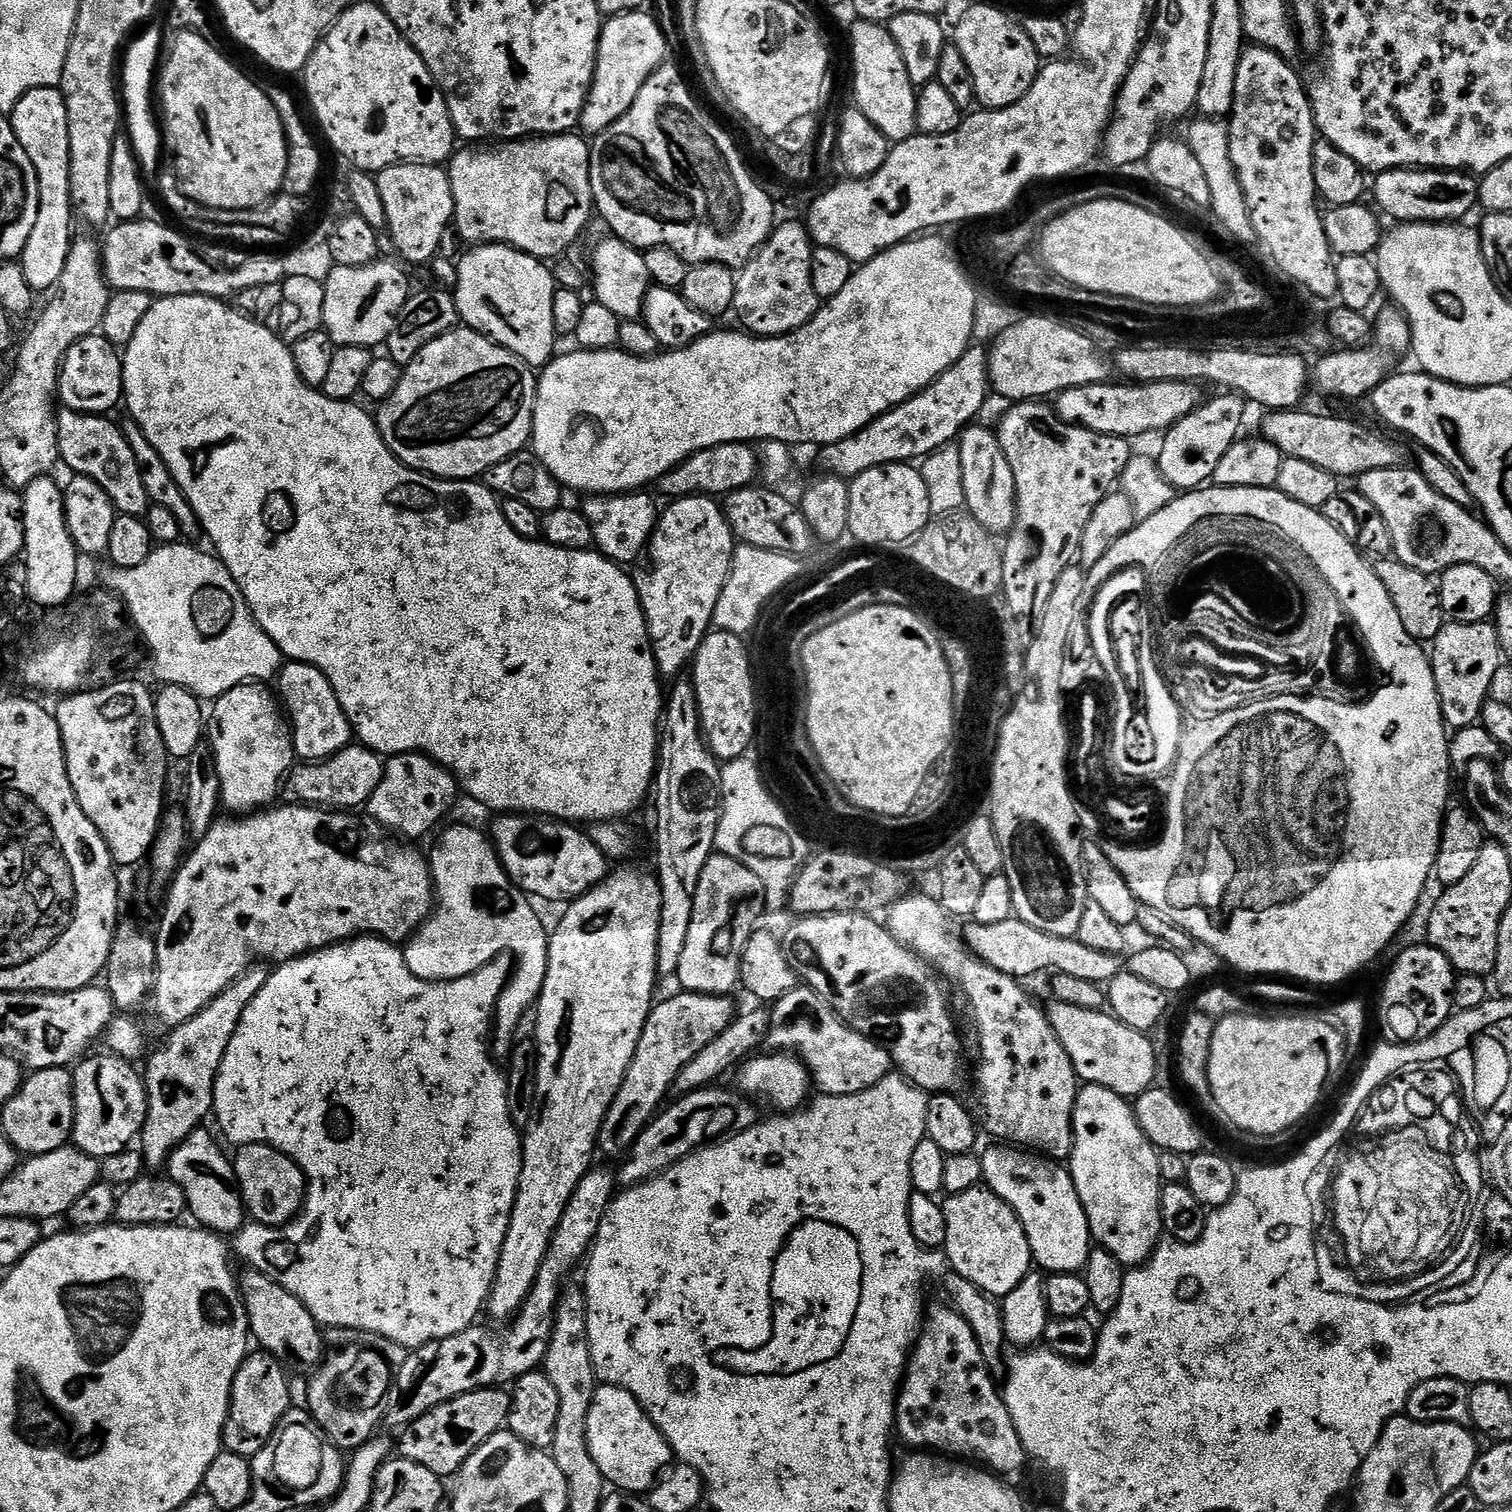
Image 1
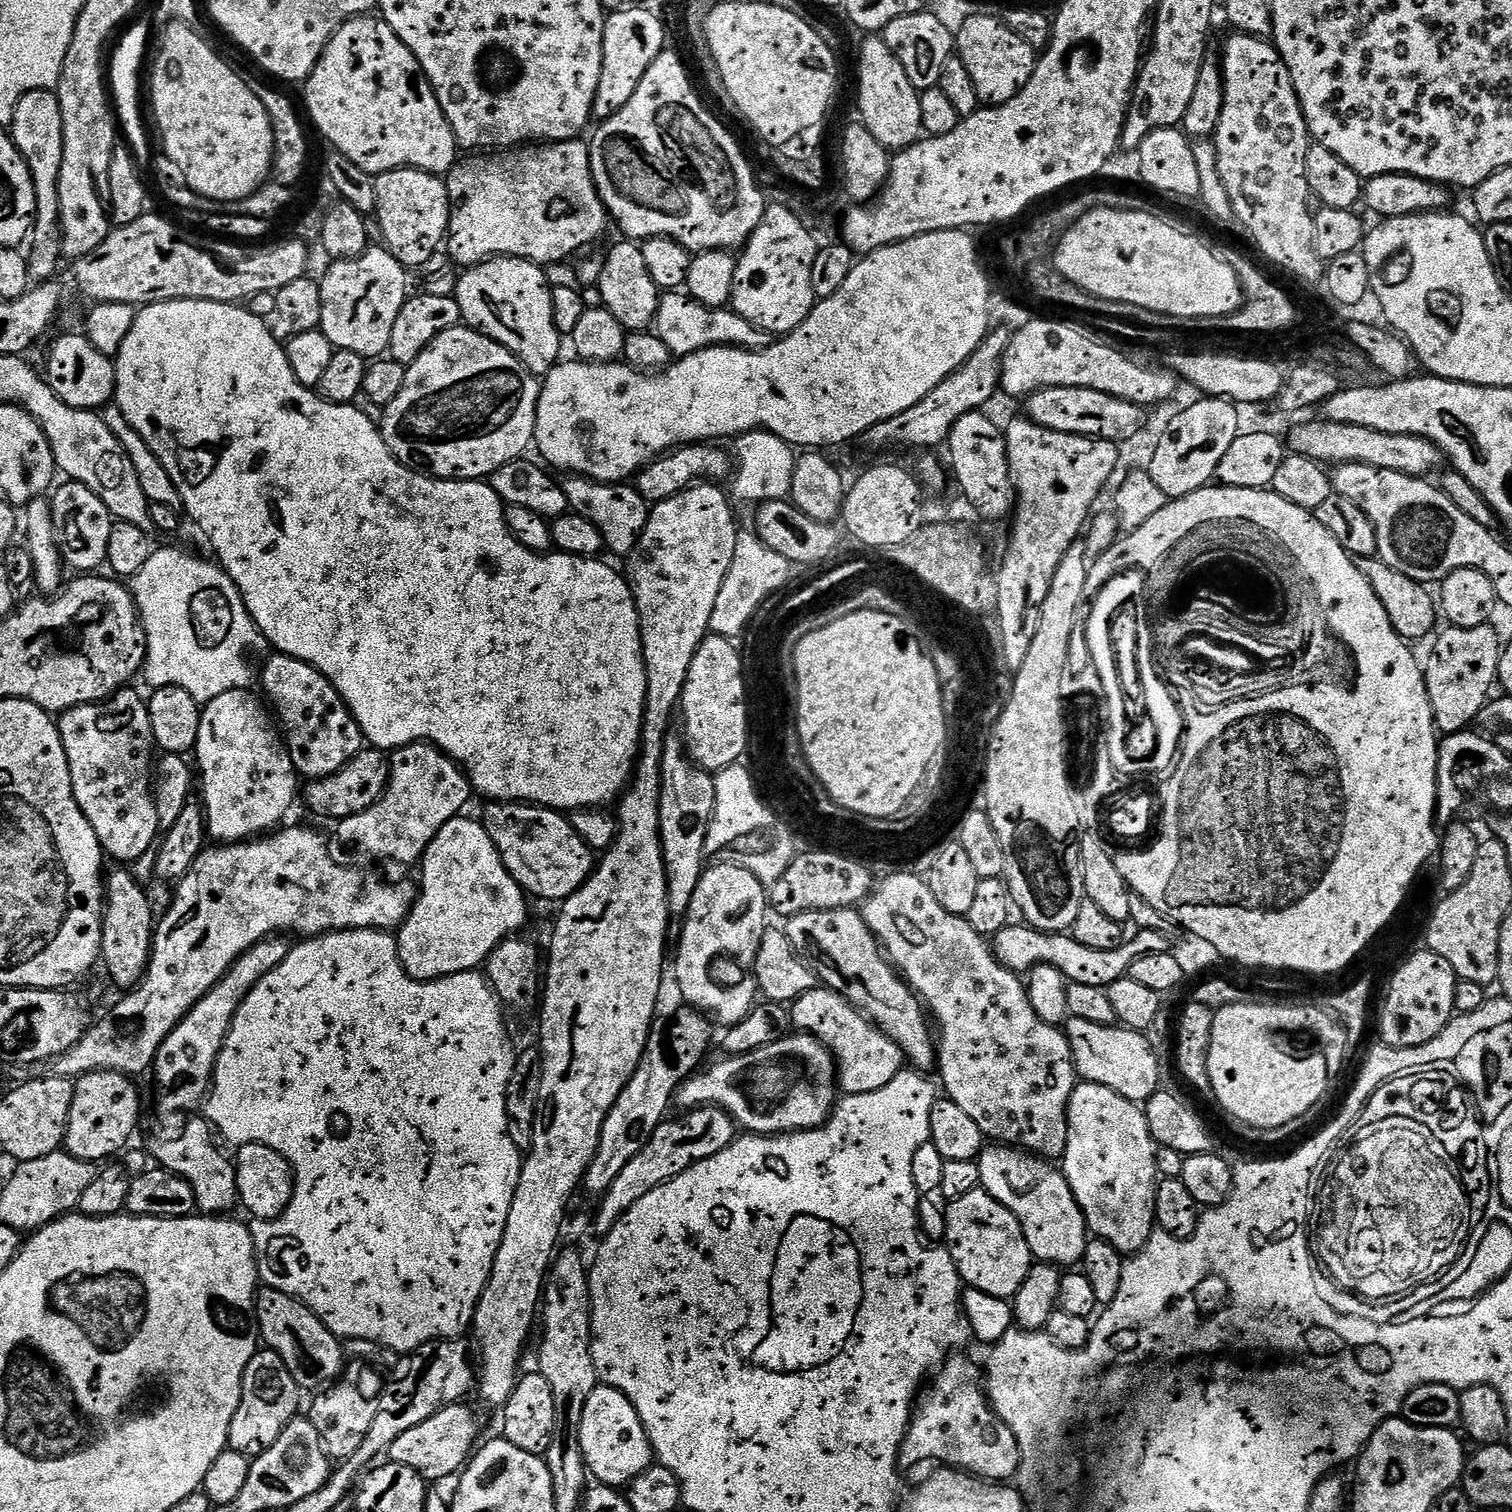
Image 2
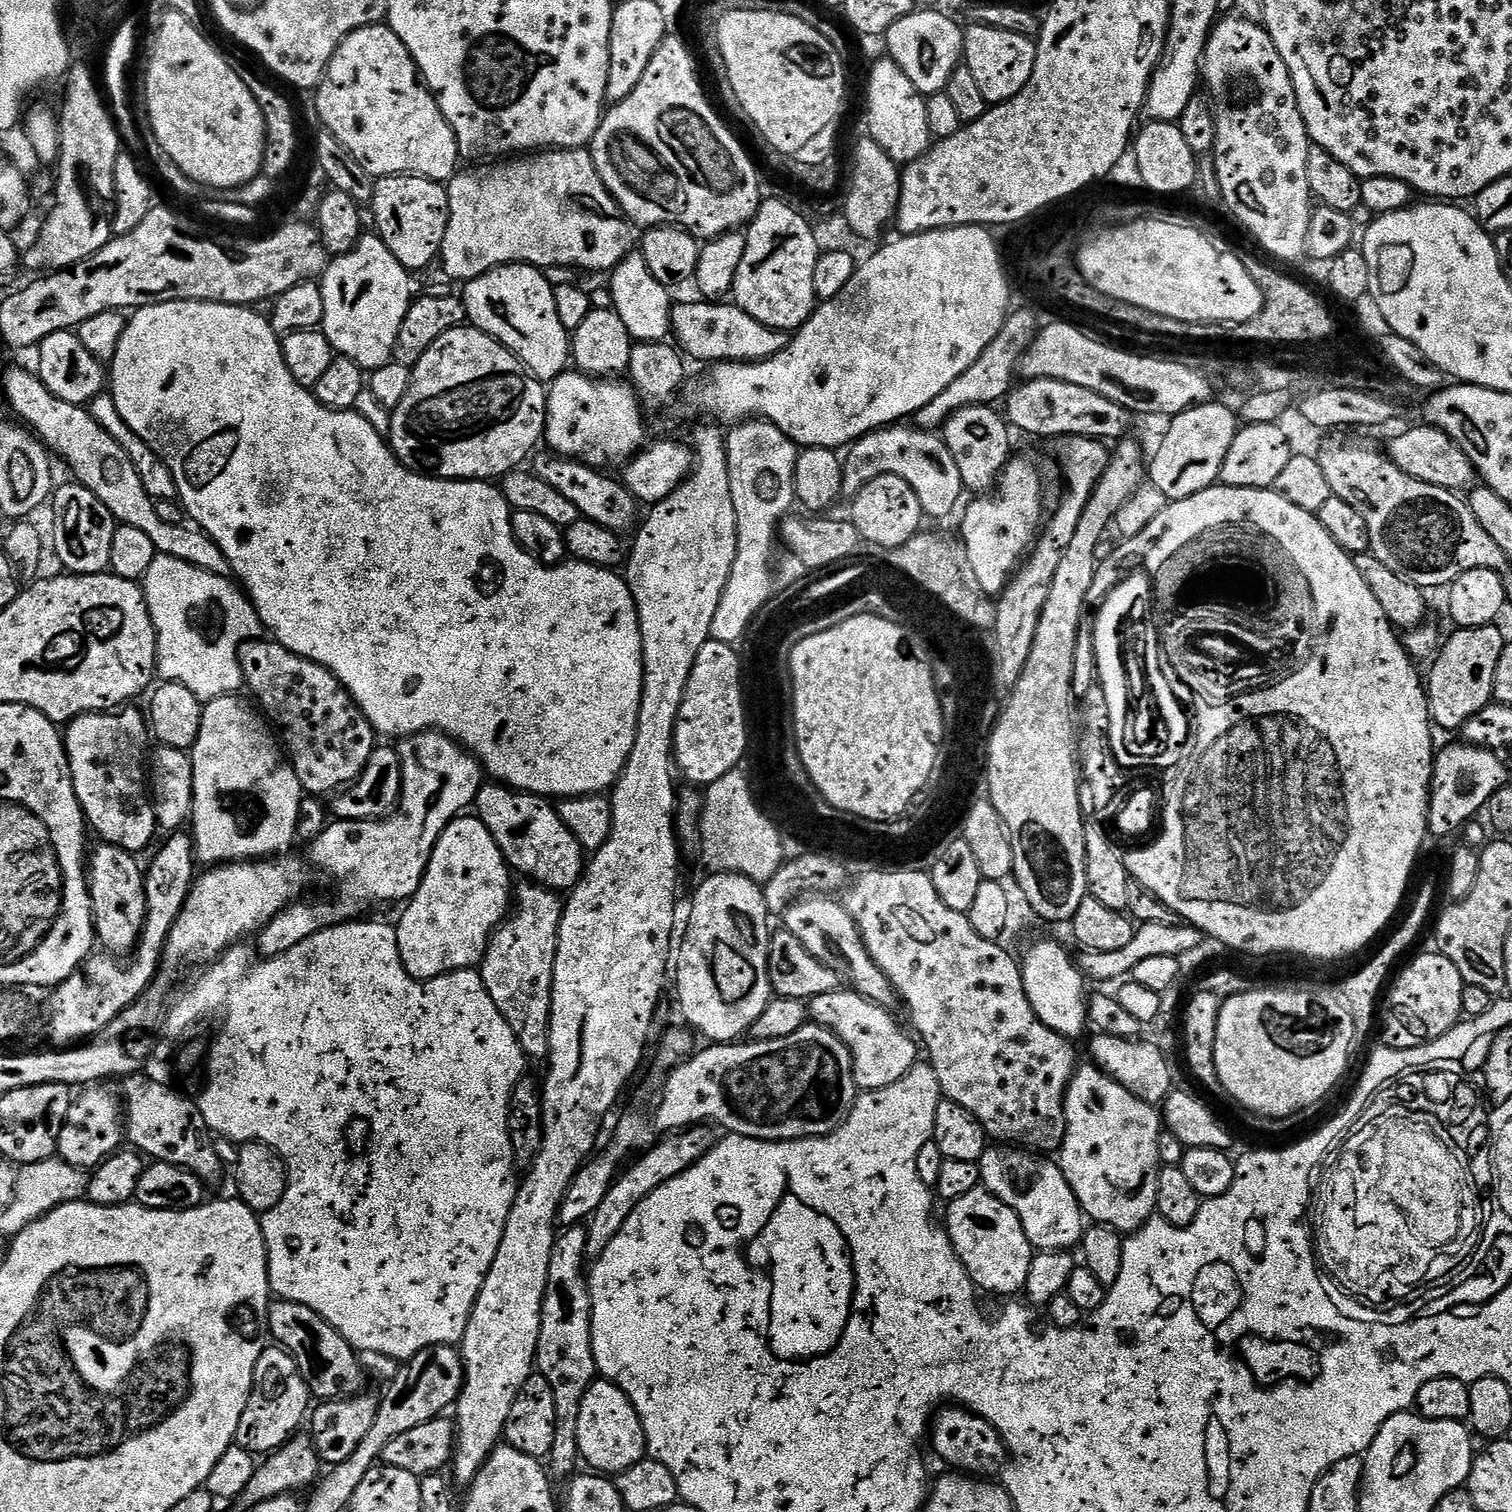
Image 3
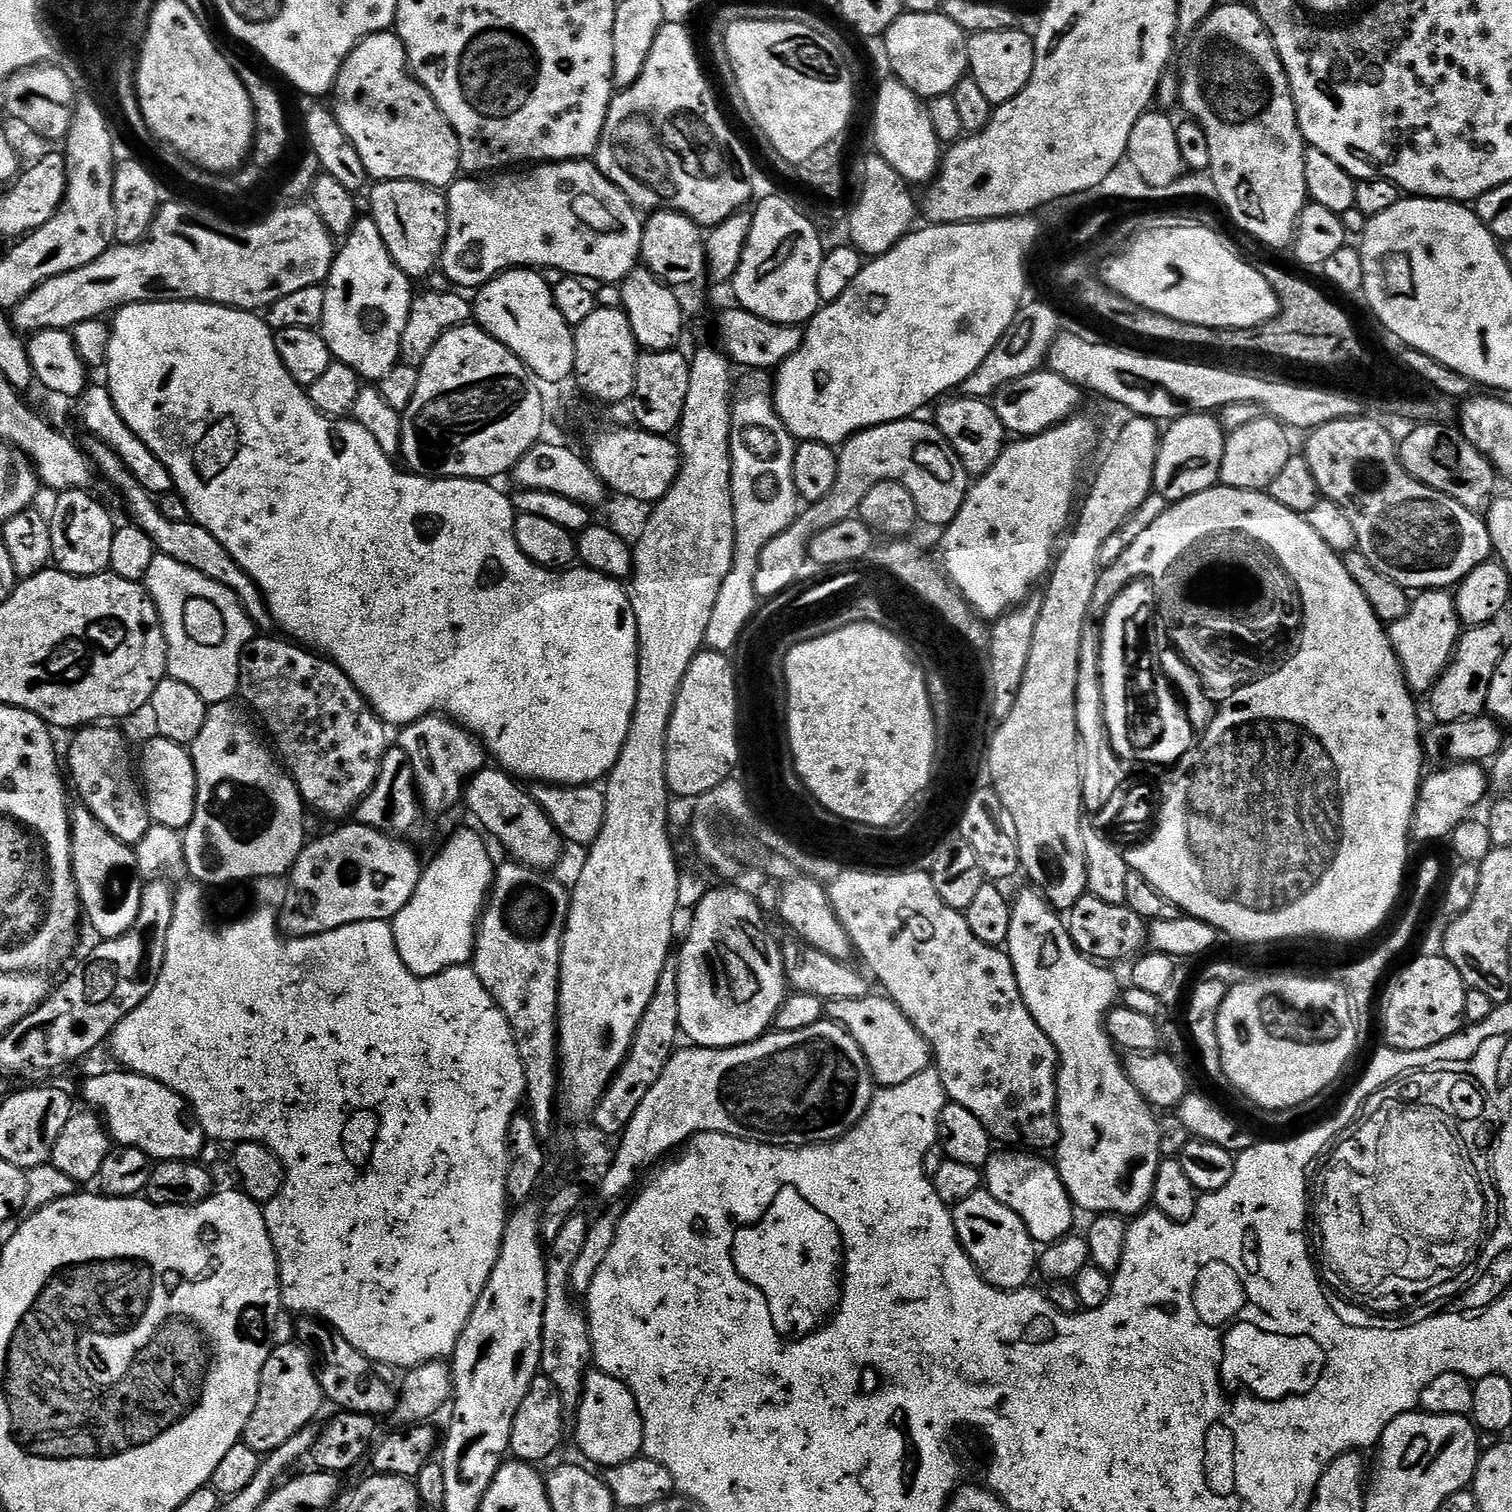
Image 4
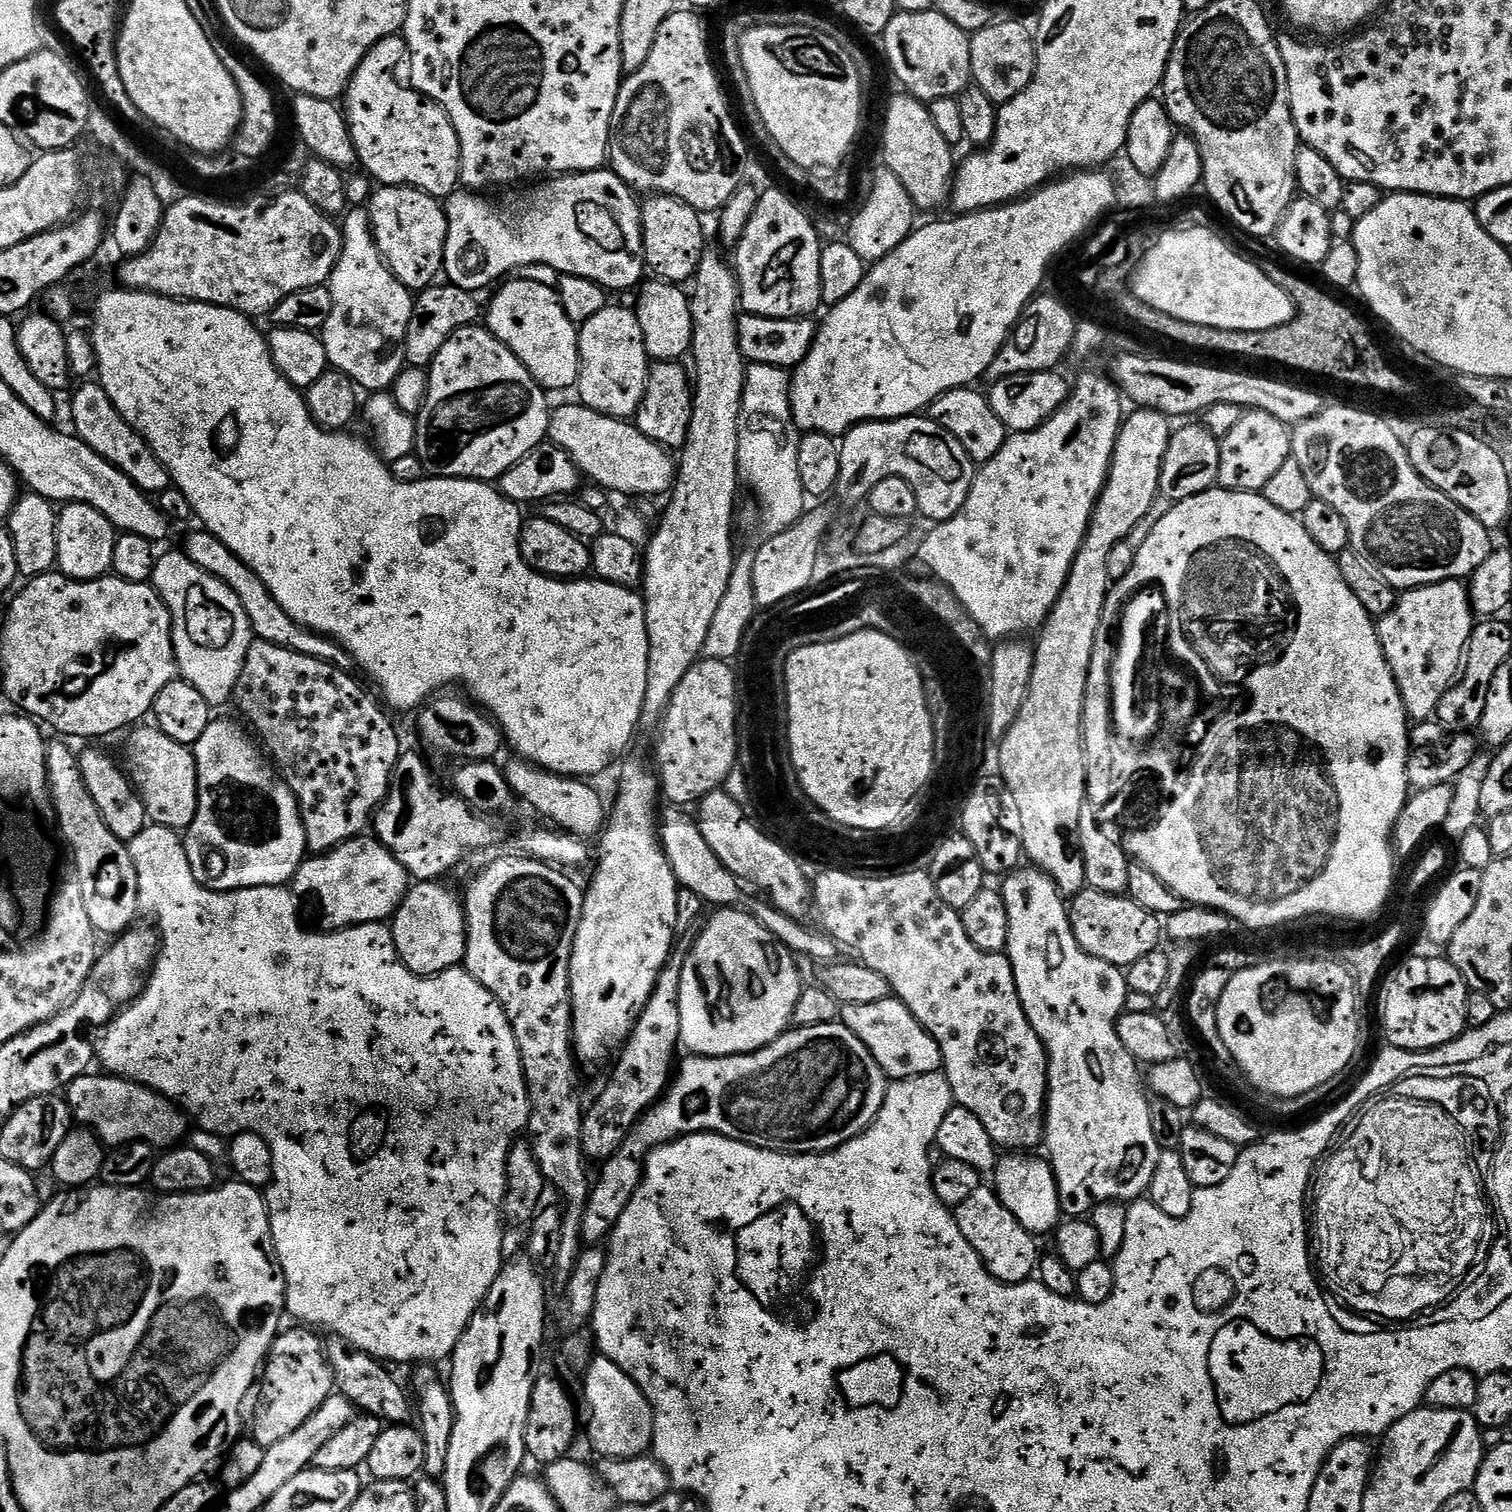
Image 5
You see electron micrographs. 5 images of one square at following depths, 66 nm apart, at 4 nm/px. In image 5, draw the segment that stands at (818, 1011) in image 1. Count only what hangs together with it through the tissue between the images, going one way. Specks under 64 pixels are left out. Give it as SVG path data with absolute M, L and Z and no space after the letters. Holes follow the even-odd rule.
M889 998L863 1006L846 1004L839 1009L839 1019L850 1031L858 1034L862 1042L866 1042L889 1081L905 1080L911 1076L940 1072L943 1069L944 1058L938 1042L921 1026L918 1018L910 1014L910 1010L901 1000Z

